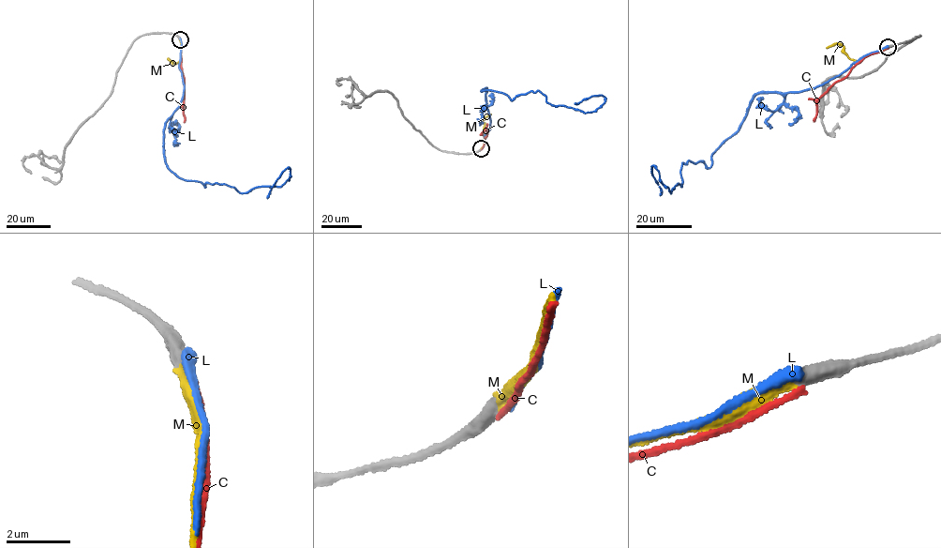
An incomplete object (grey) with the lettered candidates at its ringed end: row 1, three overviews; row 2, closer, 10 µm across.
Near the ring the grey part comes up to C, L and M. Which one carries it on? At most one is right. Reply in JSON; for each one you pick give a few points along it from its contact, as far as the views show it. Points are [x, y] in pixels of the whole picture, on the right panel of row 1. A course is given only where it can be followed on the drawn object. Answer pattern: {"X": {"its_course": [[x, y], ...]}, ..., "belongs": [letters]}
{"M": {"its_course": [[887, 47], [858, 60], [849, 58], [843, 47], [837, 44], [826, 48]]}, "belongs": ["M"]}

